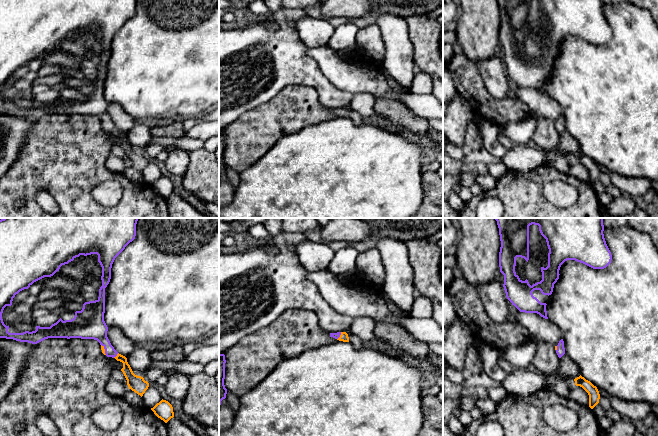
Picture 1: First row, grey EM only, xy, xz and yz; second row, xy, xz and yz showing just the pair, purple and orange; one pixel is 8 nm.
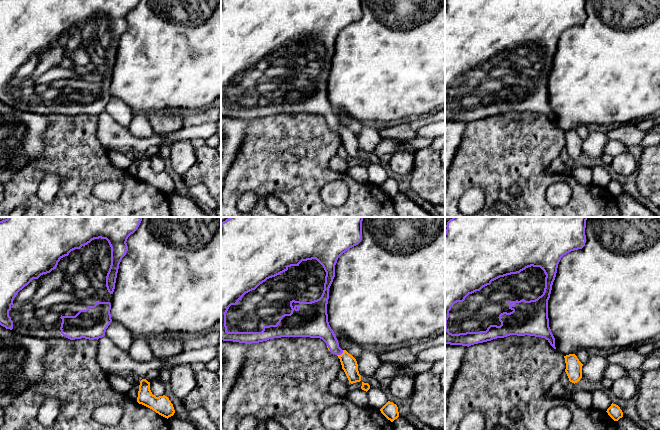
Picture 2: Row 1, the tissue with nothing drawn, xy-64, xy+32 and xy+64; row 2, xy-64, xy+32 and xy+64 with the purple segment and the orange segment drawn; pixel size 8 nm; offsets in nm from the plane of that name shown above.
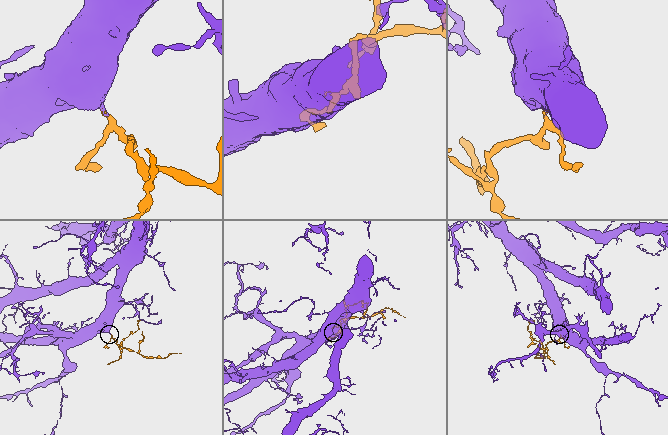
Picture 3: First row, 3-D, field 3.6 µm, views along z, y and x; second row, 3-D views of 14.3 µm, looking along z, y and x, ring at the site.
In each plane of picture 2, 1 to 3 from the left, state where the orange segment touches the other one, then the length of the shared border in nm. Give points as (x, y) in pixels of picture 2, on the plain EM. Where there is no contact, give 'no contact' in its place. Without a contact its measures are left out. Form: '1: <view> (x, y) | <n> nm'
1: no contact
2: xy+32 (340, 130) | 70 nm
3: no contact

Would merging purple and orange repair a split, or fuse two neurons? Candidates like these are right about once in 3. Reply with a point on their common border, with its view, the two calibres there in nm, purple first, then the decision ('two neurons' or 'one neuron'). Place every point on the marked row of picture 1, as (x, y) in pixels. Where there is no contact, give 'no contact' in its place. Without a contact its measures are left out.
meets purple in xy at (115, 356); 140 nm thick on the purple side, 110 nm on the other; one neuron

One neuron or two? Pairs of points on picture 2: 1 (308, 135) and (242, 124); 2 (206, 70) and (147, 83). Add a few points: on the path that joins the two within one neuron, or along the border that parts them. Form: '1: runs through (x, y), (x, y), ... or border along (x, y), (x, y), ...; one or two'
1: border along (249, 121), (241, 148); two
2: runs through (191, 70), (162, 70); one

